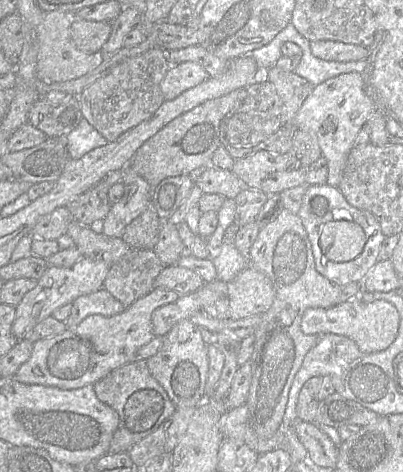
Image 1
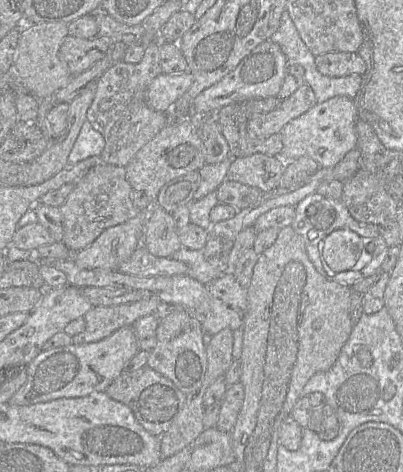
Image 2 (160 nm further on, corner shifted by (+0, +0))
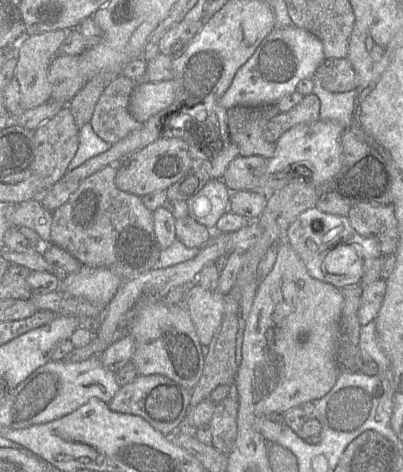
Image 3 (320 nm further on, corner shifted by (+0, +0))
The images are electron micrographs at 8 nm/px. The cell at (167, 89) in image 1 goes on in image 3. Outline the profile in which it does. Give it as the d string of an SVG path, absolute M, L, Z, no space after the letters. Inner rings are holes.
M173 80L159 82L140 81L130 96L129 112L142 123L151 116L170 106L174 100Z

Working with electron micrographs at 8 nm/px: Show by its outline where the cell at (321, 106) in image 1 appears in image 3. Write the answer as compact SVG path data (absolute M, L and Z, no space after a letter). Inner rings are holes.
M318 120L315 123L302 123L284 132L275 143L275 152L268 160L264 175L257 187L251 191L266 198L286 186L291 180L302 177L297 173L298 166L305 166L312 171L311 182L315 187L332 183L342 166L341 137L345 128L332 120Z

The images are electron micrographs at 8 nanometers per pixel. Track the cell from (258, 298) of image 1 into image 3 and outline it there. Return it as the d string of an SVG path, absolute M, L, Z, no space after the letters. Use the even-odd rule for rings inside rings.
M198 282L188 286L182 304L188 310L203 346L209 346L221 325L225 309L224 296L218 291L204 289Z

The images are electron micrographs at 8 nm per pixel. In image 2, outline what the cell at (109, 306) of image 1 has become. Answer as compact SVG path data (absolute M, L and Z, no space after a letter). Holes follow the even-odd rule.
M156 297L115 306L93 306L84 315L85 330L72 336L73 344L98 342L119 328L132 326L138 319L150 314L158 314L163 303Z

